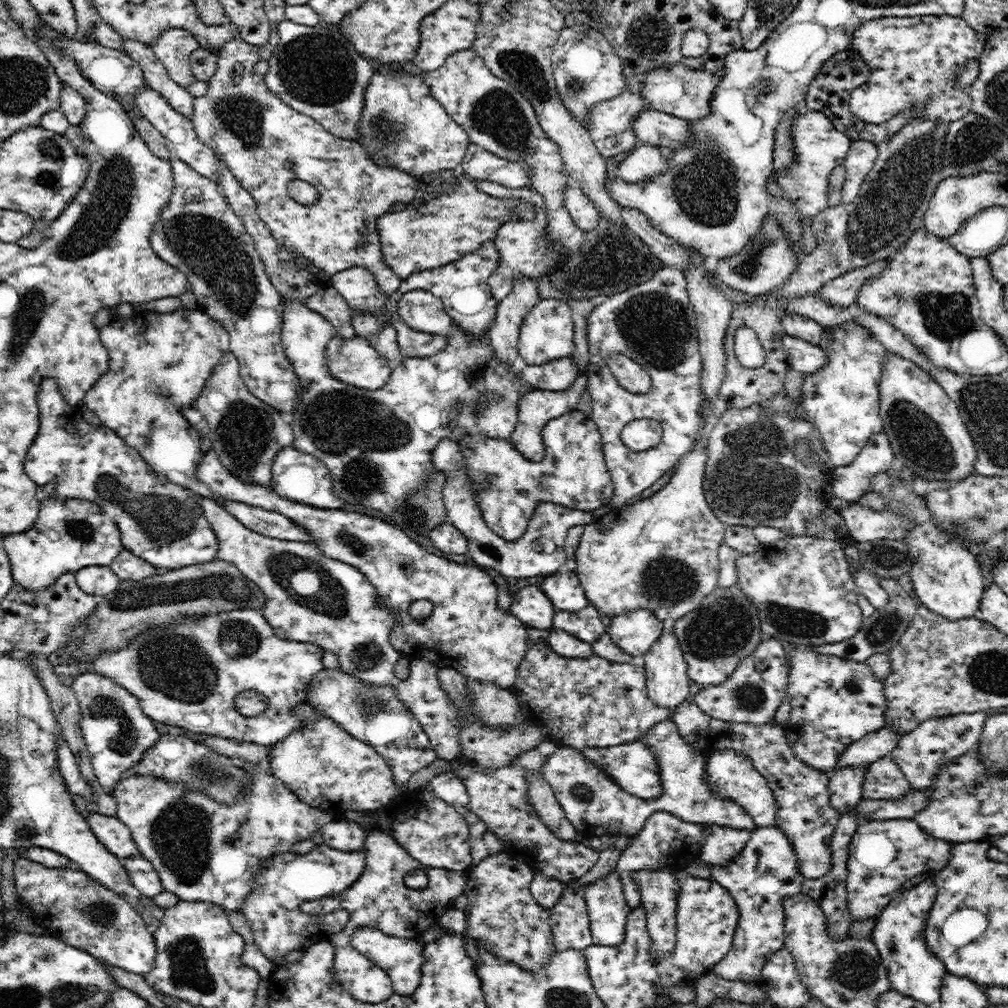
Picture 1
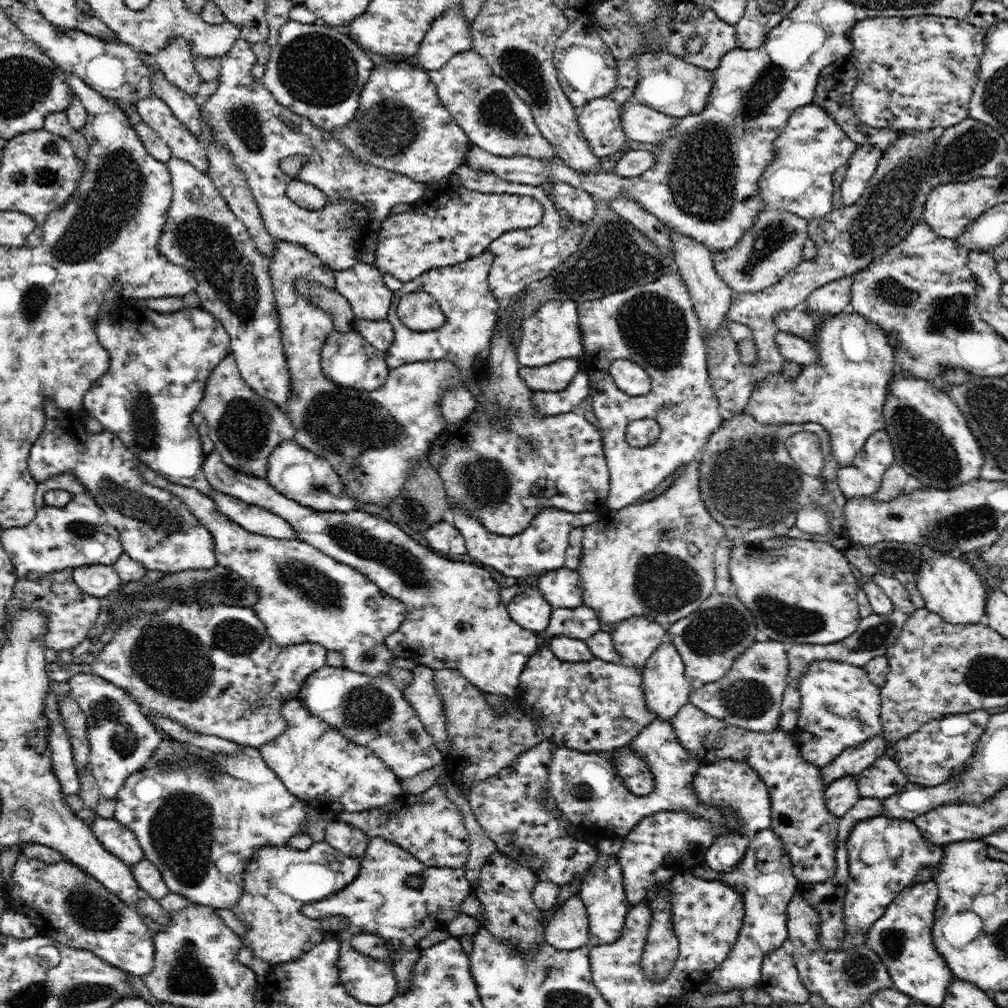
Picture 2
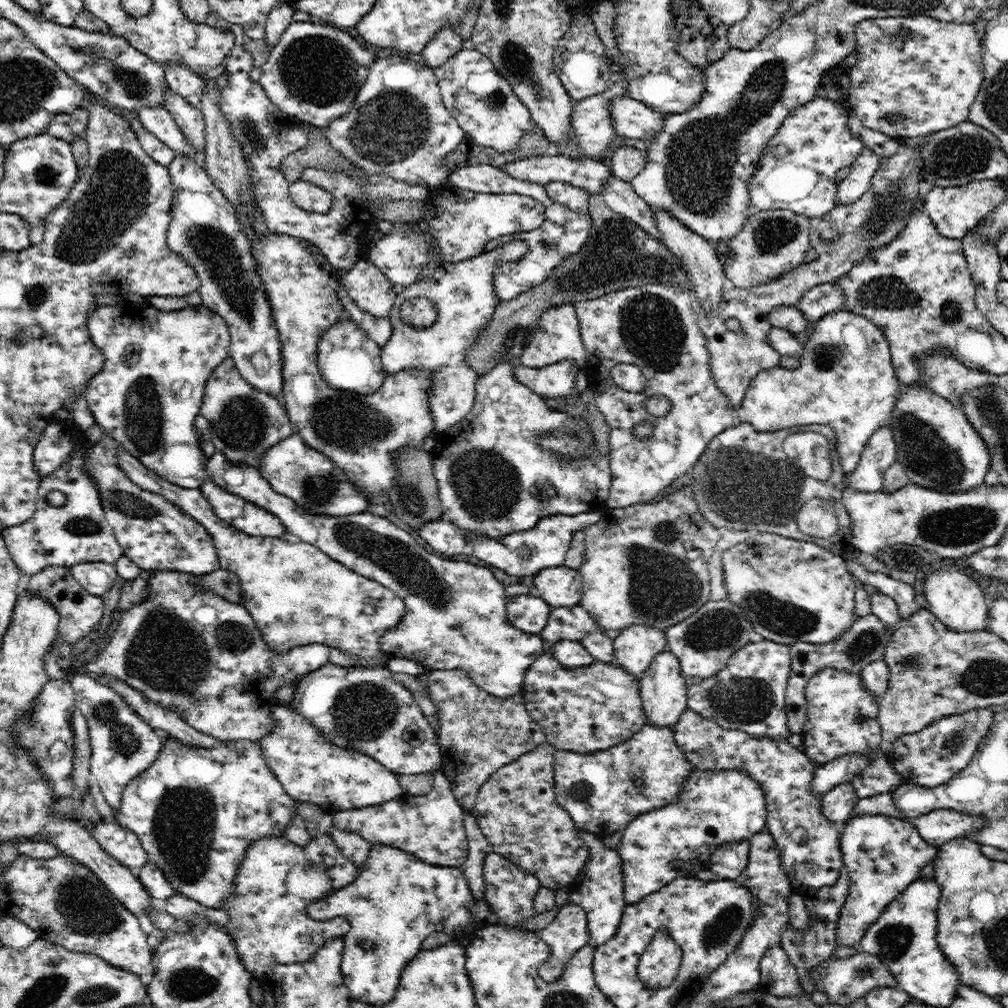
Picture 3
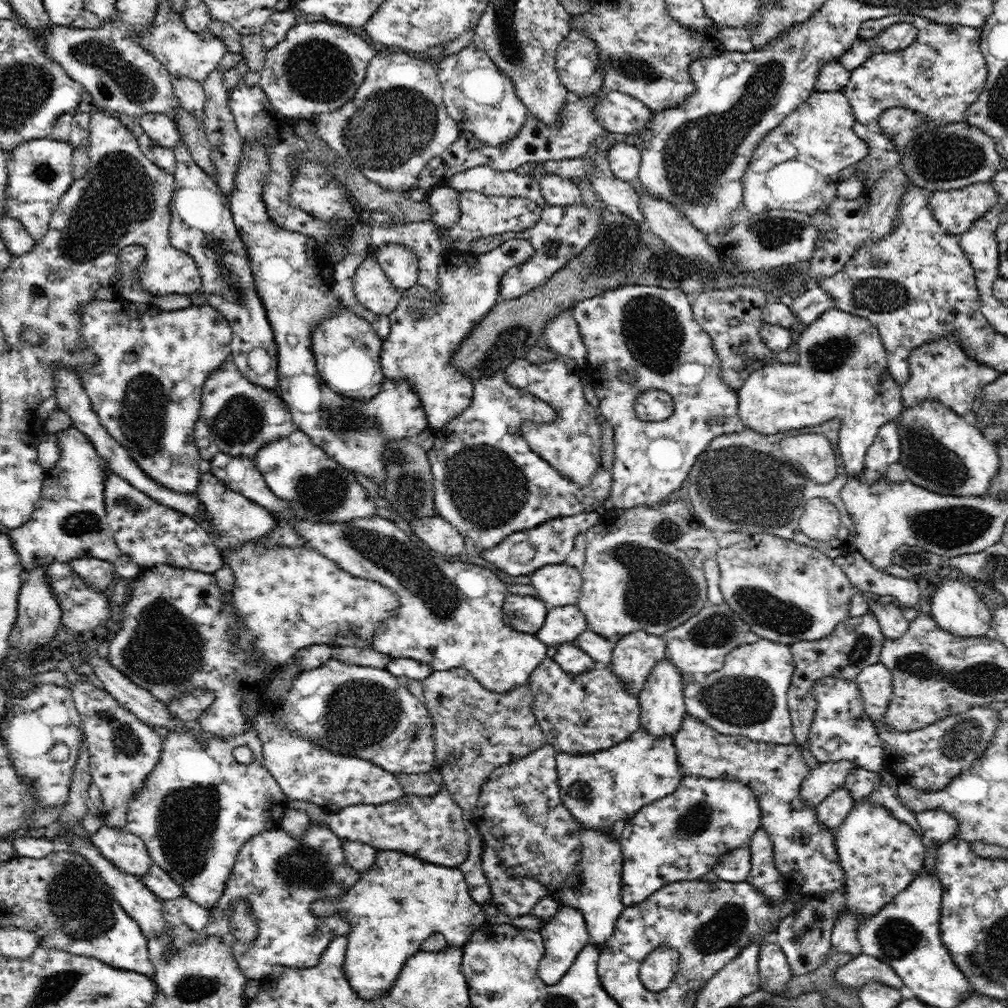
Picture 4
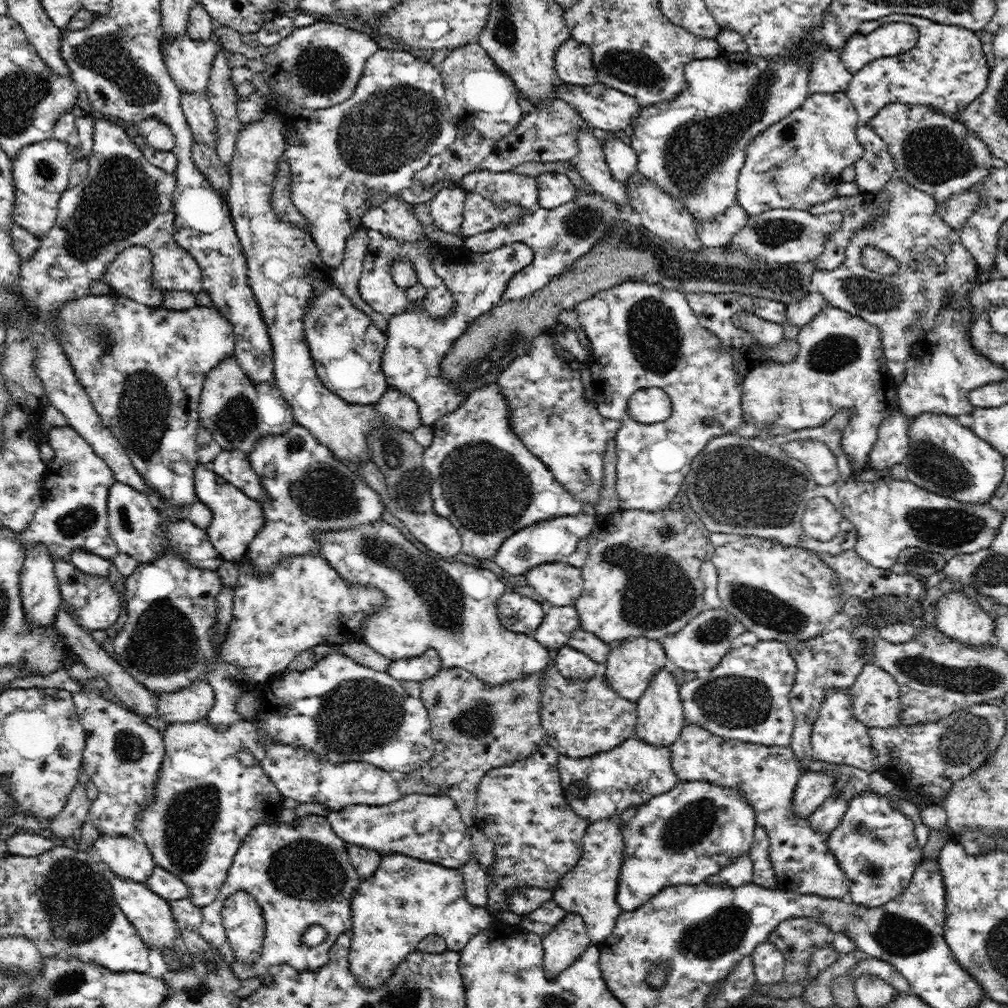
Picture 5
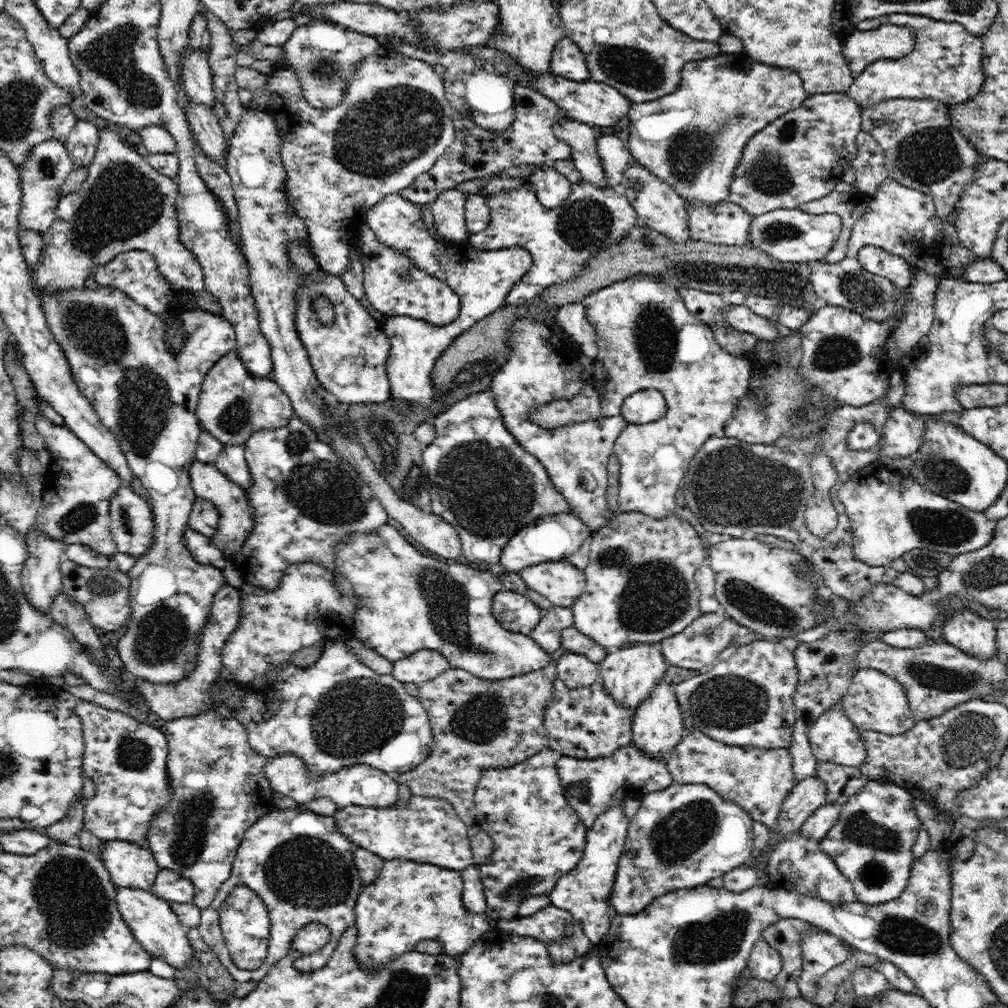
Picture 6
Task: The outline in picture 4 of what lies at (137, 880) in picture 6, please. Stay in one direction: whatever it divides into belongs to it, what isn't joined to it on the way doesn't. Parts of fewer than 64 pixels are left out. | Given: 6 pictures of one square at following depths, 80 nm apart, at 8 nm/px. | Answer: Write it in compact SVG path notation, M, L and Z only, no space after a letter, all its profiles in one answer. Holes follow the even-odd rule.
M100 827L87 836L104 859L112 861L120 870L137 877L150 870L150 859L145 842L126 828Z

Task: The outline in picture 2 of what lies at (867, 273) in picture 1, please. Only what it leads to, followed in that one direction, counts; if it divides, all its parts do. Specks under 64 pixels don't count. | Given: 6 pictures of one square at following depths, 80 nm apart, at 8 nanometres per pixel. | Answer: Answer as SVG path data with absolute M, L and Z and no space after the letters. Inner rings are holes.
M854 276L841 277L839 280L828 282L811 292L809 298L802 305L812 313L836 315L851 305L851 284Z

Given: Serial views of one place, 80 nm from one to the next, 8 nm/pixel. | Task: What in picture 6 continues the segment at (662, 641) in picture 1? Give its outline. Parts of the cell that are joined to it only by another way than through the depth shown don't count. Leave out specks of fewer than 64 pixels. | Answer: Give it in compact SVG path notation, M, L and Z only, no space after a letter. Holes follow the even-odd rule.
M664 679L658 680L654 690L646 700L642 700L640 707L636 708L634 722L632 724L632 741L634 747L652 758L666 758L674 751L674 748L682 741L686 729L684 717L675 693L672 693Z

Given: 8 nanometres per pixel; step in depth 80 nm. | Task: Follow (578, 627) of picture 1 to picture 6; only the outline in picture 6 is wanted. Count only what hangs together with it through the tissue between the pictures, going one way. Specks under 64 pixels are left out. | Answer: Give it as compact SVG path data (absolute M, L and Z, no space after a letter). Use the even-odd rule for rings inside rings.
M552 605L548 610L542 611L540 622L534 630L531 630L531 637L548 654L556 652L561 646L561 634L563 628L573 624L573 612L571 607Z

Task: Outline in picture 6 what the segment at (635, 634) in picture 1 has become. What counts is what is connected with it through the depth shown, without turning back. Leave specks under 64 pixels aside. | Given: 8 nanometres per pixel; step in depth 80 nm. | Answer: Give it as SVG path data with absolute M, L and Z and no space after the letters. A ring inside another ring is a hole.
M636 643L608 652L604 660L599 662L599 671L603 678L603 687L614 699L632 711L640 707L642 700L650 696L658 680L662 680L668 668L668 662L656 643Z

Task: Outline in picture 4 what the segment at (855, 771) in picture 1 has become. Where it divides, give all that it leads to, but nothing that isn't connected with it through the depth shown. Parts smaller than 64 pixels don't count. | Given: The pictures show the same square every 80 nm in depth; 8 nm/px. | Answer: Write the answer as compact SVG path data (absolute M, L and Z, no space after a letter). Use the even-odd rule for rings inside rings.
M844 786L834 790L818 804L818 822L828 828L837 829L853 810L856 800Z

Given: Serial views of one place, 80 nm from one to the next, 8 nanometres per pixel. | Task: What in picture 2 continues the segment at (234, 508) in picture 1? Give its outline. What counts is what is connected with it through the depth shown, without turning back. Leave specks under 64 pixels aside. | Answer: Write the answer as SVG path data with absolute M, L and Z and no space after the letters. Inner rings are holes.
M210 489L209 496L216 503L218 513L226 515L248 532L276 539L297 538L297 533L286 520L264 508L248 504L216 489Z

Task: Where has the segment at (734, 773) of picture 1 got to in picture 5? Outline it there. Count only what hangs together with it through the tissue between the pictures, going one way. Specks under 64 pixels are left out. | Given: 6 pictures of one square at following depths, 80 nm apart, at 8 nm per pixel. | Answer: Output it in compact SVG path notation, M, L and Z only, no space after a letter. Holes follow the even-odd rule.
M679 781L668 792L647 800L637 807L635 815L622 828L625 856L616 894L619 907L622 911L632 912L646 904L662 888L678 884L696 885L710 875L719 874L728 862L738 856L749 855L756 825L754 809L741 792L704 781Z

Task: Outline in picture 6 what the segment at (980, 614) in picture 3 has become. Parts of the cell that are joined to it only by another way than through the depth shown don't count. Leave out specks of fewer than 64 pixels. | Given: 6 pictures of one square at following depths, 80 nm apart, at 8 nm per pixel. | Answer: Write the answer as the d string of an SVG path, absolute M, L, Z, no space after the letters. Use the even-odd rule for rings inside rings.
M964 608L948 616L946 621L943 622L941 632L944 640L976 658L988 660L988 658L992 658L992 656L997 654L996 622L984 619L970 609Z

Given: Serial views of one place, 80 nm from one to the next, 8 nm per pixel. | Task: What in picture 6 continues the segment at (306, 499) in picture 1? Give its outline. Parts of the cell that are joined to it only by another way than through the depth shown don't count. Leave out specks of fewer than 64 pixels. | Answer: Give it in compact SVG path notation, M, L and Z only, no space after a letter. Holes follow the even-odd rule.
M298 415L289 420L282 428L257 430L245 444L245 459L252 477L250 488L246 492L247 503L254 513L254 528L246 542L237 553L230 556L233 565L241 572L246 584L258 588L274 590L290 564L310 562L321 564L333 572L334 586L342 596L355 594L350 581L336 569L334 552L340 540L352 534L378 532L388 522L386 510L379 507L370 487L362 480L360 473L338 453L326 439L320 439L310 425L298 419ZM276 468L280 474L270 478L270 470Z

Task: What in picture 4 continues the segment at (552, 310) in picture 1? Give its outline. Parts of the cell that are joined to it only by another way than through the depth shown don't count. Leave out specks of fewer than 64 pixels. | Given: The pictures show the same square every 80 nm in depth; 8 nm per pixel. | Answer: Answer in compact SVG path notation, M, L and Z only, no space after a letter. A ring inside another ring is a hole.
M572 310L559 313L546 324L538 342L526 352L525 359L530 363L540 364L561 356L571 356L579 367L586 367L588 351Z

